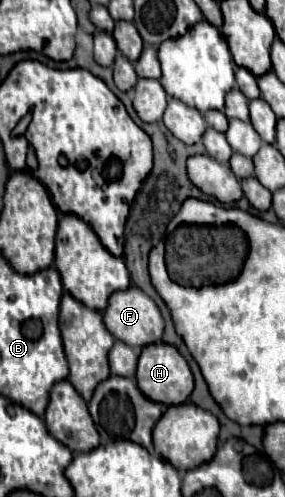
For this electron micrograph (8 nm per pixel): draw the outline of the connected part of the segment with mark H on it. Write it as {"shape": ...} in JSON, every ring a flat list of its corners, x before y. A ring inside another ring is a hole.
{"shape":[[155,343,155,345,147,345,143,347,141,355,139,355,139,365,137,365,137,385,141,389,141,393,155,401,155,403,163,403,163,405,179,405,183,403,191,391,193,391,193,375,191,369,187,365,187,361,181,357,181,353,167,343]]}

